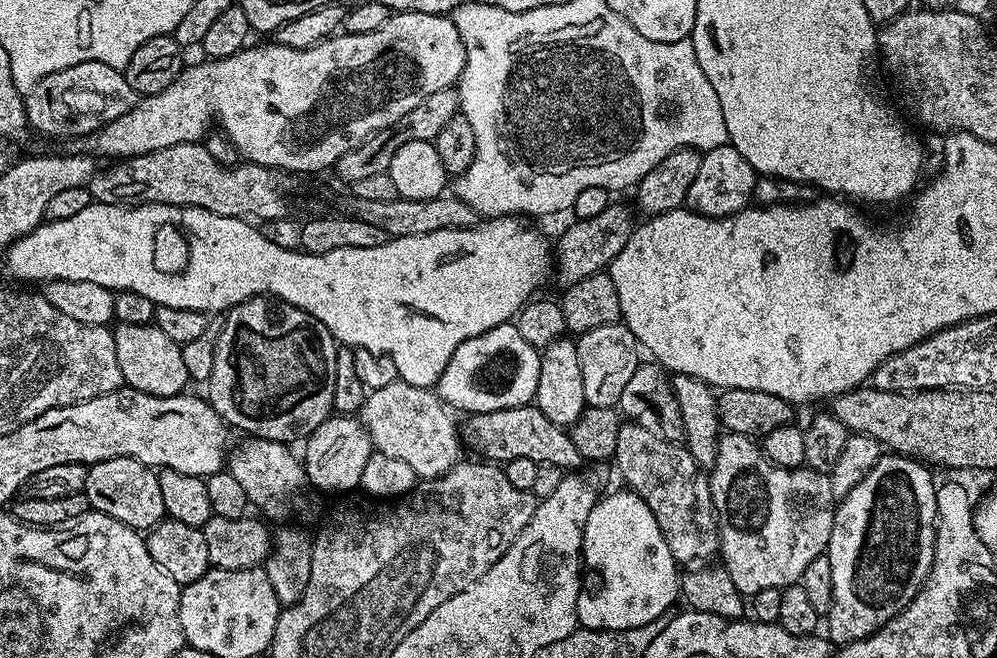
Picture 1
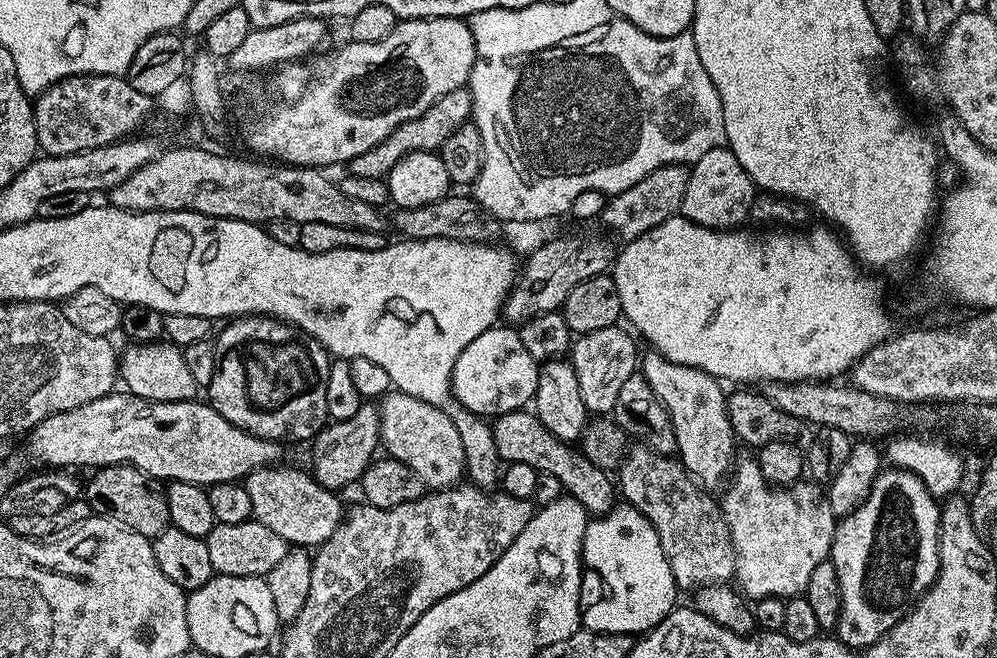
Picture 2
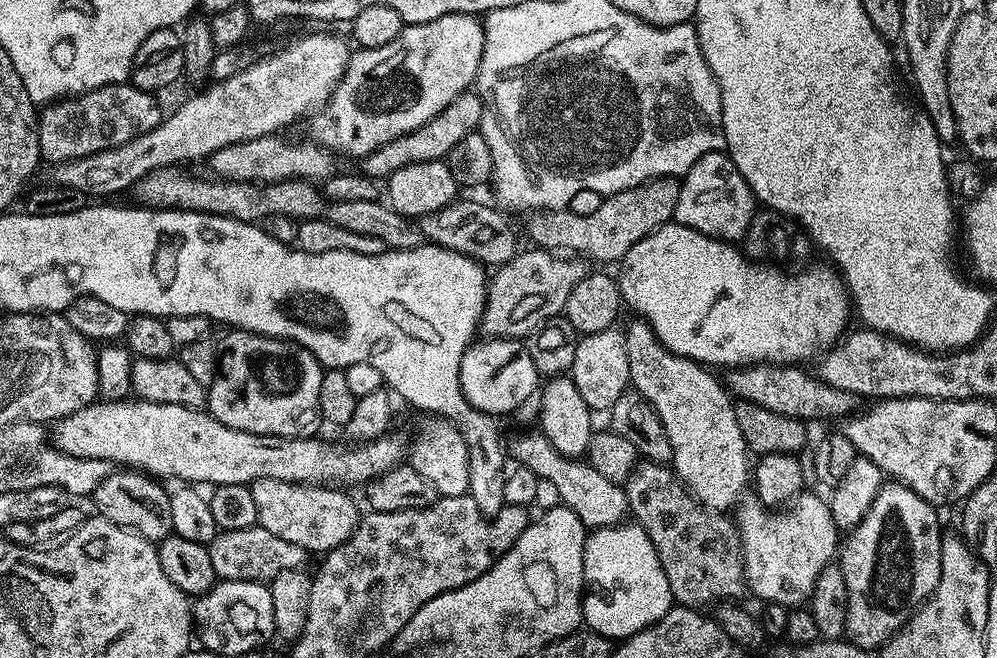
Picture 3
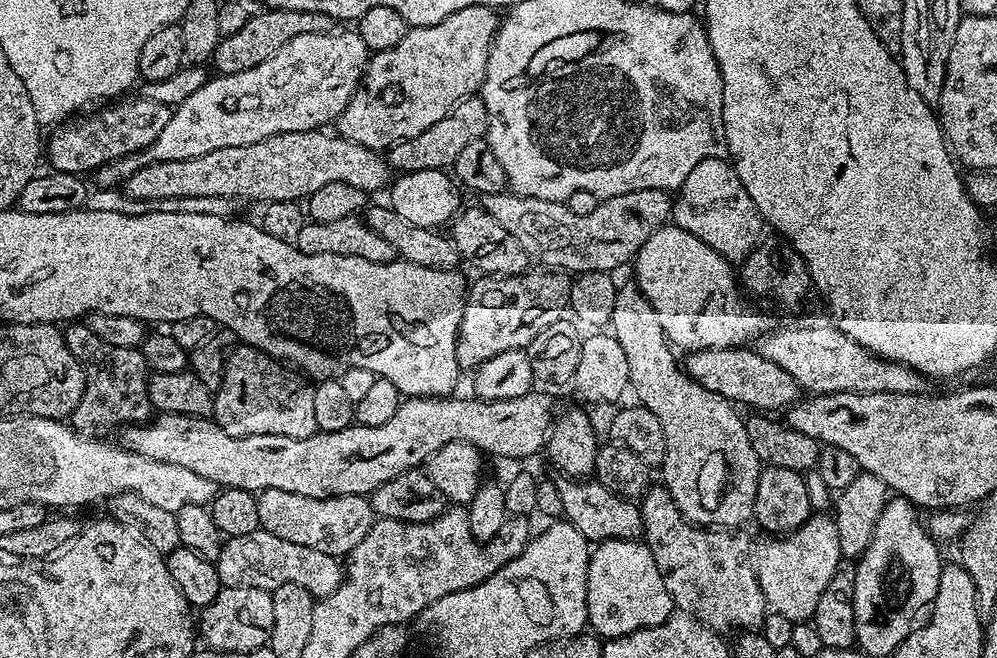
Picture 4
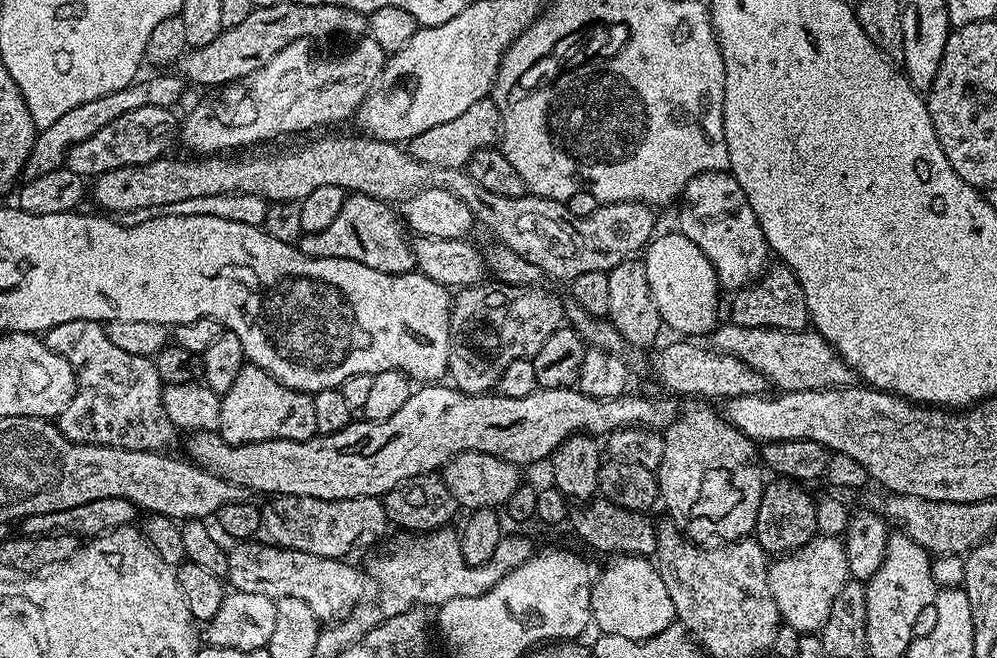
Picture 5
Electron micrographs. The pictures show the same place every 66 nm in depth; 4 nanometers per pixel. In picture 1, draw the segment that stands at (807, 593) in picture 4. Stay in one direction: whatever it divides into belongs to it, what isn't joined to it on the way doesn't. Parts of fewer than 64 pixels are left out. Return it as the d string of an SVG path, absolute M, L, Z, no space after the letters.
M724 432L716 441L716 460L710 466L710 494L716 511L716 529L720 535L719 559L730 574L740 595L751 598L758 590L785 589L799 584L806 566L827 553L838 498L830 490L827 472L816 472L807 466L780 468L768 460L764 449L753 437Z

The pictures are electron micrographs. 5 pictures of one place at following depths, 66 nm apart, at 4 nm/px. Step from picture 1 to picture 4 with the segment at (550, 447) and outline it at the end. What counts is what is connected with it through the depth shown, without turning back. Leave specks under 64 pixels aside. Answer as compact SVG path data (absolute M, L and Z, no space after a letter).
M557 475L554 482L562 494L563 519L590 542L602 540L635 540L643 537L644 523L640 505L635 499L625 498L606 490L594 478L573 478Z

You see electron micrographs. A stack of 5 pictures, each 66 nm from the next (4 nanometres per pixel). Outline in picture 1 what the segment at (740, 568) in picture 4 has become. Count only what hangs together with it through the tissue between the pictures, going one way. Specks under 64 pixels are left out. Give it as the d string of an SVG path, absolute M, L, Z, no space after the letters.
M635 422L621 423L618 430L618 446L614 457L614 465L620 471L620 476L625 480L627 487L638 494L650 506L650 514L658 522L662 530L662 538L666 546L670 546L670 554L677 565L692 566L695 560L708 562L711 556L715 557L720 551L720 535L716 529L716 511L708 485L709 473L690 454L690 450L683 443L665 440L656 432L650 431L645 424Z

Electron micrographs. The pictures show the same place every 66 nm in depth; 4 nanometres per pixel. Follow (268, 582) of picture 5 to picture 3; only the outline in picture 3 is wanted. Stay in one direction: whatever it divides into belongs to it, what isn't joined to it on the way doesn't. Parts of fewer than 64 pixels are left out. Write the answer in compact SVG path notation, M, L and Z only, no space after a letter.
M259 526L246 530L217 531L215 538L208 543L208 553L220 580L270 582L283 571L303 569L304 563L310 560L309 552L302 546L294 546L294 542L282 542L282 538Z

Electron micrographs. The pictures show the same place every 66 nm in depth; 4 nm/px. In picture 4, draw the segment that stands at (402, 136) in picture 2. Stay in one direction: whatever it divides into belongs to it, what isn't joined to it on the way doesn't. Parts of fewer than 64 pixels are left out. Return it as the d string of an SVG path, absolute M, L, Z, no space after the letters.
M483 95L467 96L448 111L446 118L438 118L438 122L422 130L422 134L414 134L414 138L406 138L387 149L388 167L400 174L414 170L451 169L462 149L470 146L470 142L485 139L487 130L488 111Z

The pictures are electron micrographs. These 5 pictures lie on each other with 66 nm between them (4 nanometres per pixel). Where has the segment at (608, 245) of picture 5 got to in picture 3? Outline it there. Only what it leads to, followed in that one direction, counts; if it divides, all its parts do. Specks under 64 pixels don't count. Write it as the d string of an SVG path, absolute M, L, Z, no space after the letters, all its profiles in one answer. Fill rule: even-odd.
M273 134L226 146L207 157L207 171L217 180L233 180L247 184L277 184L283 180L324 182L336 175L337 157L331 150L307 139L283 140L282 137L283 135ZM662 176L659 180L647 180L645 184L634 186L630 190L613 192L611 196L604 197L602 206L598 206L598 210L594 210L594 214L583 216L567 210L533 212L527 217L528 236L535 247L547 248L557 254L575 254L577 257L587 258L589 261L616 260L616 262L620 262L633 246L642 242L642 238L646 238L651 232L657 232L663 224L669 223L675 217L679 194L680 180L675 176Z

